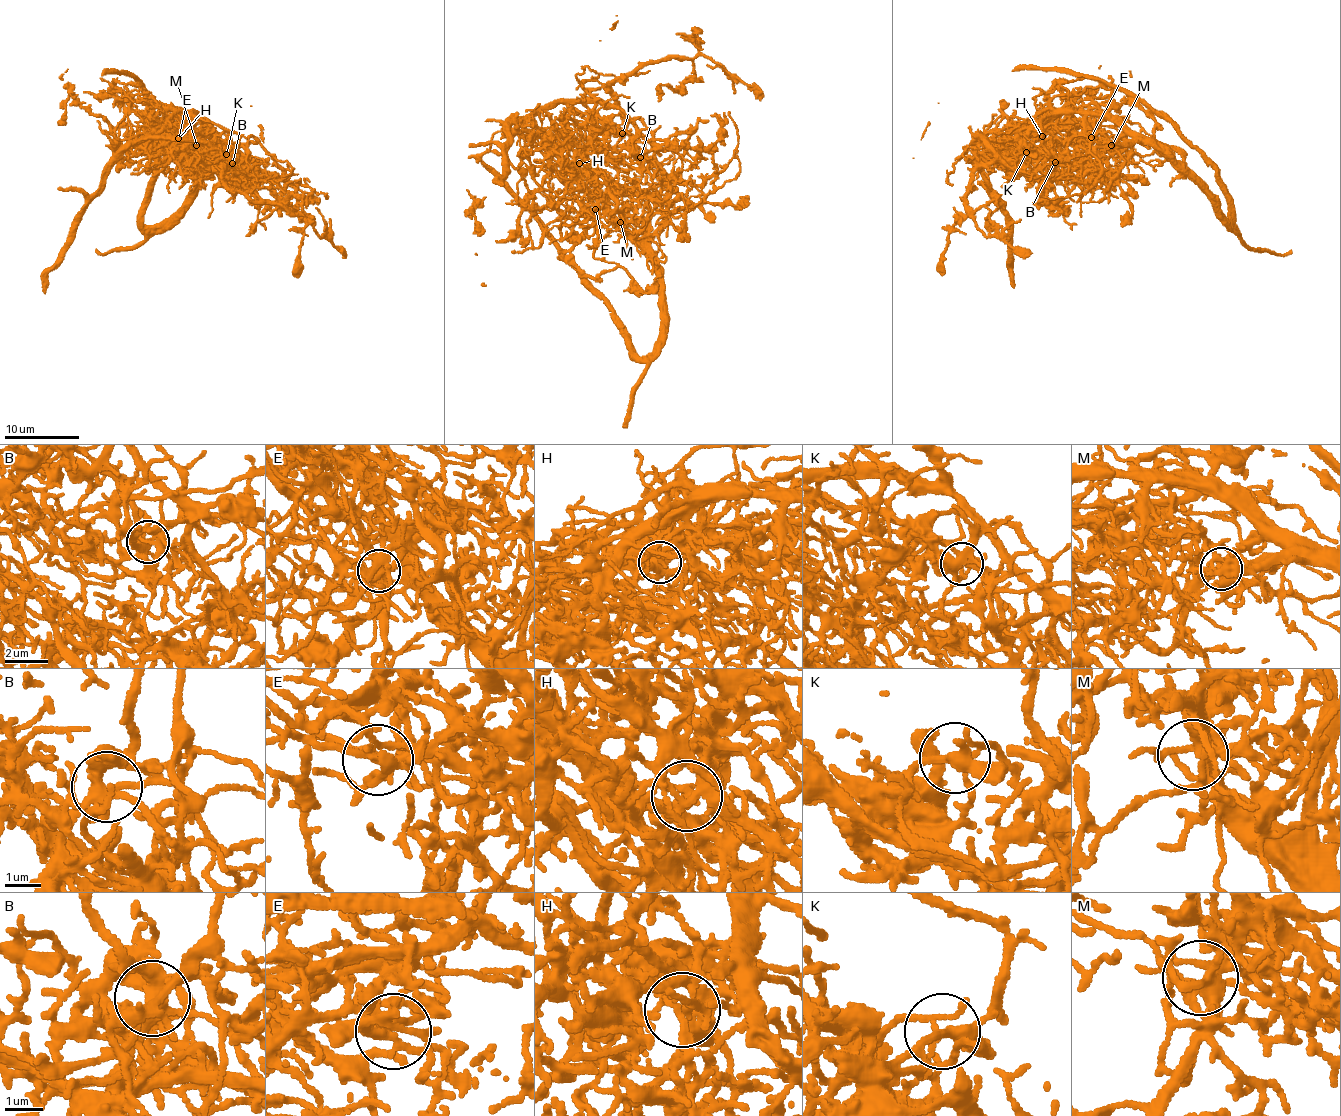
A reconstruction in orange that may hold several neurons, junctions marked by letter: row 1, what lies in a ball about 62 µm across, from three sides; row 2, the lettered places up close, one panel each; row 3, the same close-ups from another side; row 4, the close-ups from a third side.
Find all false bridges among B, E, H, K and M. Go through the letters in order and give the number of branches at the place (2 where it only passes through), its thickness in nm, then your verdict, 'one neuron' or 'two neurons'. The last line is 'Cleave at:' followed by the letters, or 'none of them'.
B: 5 branches meet; 360 nm thick; one neuron
E: 4 branches meet; 280 nm thick; one neuron
H: 5 branches meet; 110 nm thick; two neurons
K: 6 branches meet; 280 nm thick; two neurons
M: 7 branches meet; 320 nm thick; one neuron
Cleave at: H, K

